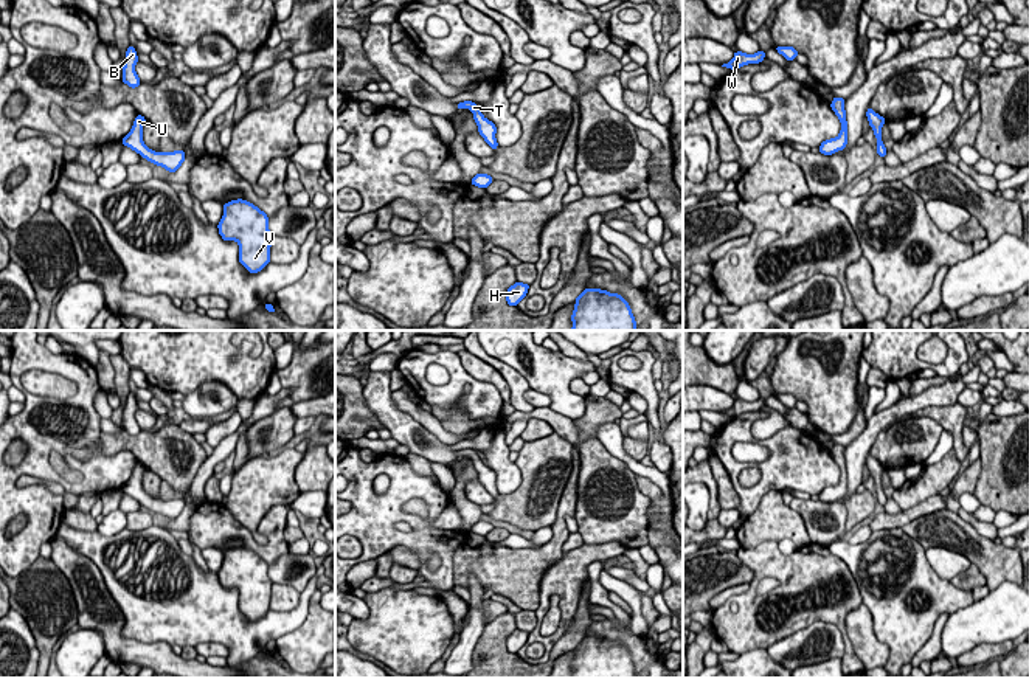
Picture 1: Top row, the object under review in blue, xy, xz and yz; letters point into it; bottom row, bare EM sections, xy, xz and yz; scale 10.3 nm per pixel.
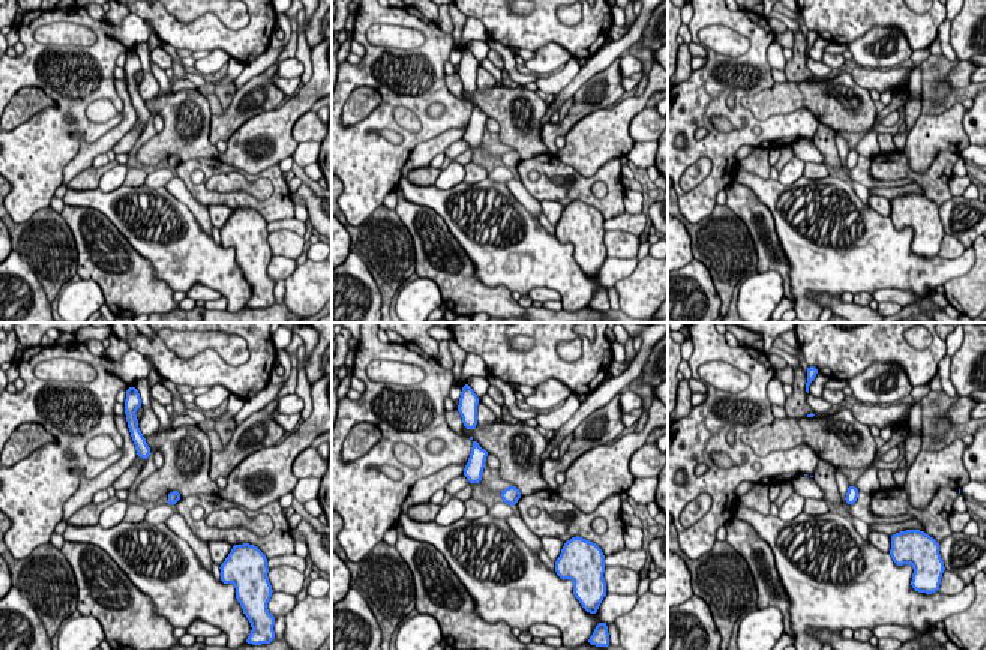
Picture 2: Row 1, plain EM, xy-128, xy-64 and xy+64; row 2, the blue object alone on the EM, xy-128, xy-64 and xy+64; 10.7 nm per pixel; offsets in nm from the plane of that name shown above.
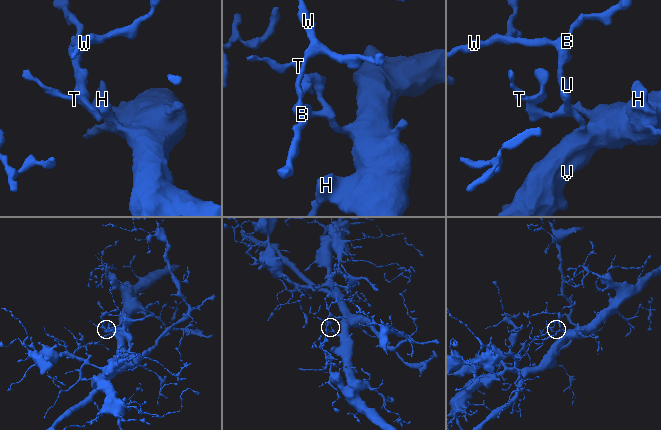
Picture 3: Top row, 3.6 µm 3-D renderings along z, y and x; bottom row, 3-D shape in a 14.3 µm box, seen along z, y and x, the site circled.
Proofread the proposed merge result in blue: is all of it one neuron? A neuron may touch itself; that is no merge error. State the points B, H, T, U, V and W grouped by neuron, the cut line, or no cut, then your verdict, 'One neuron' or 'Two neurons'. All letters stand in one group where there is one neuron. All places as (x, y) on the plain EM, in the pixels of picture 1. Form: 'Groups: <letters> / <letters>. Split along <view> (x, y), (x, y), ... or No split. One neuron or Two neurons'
Groups: B H T U V W. No split. One neuron

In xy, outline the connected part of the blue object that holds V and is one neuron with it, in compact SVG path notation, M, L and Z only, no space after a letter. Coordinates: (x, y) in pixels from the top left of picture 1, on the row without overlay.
M242 546L225 551L217 576L223 588L239 591L239 610L250 621L261 619L270 610L273 582L269 565L253 551Z

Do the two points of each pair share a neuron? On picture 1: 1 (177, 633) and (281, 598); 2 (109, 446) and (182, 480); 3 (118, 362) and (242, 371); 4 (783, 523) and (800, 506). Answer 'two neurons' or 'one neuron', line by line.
1: two neurons
2: one neuron
3: two neurons
4: two neurons

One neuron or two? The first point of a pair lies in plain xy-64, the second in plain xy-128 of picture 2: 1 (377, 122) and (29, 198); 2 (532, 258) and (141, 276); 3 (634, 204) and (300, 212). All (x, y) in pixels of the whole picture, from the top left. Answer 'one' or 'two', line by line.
1: one
2: two
3: one

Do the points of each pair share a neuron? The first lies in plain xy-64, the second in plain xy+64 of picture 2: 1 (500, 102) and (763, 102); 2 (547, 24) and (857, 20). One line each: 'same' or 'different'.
1: same
2: same

